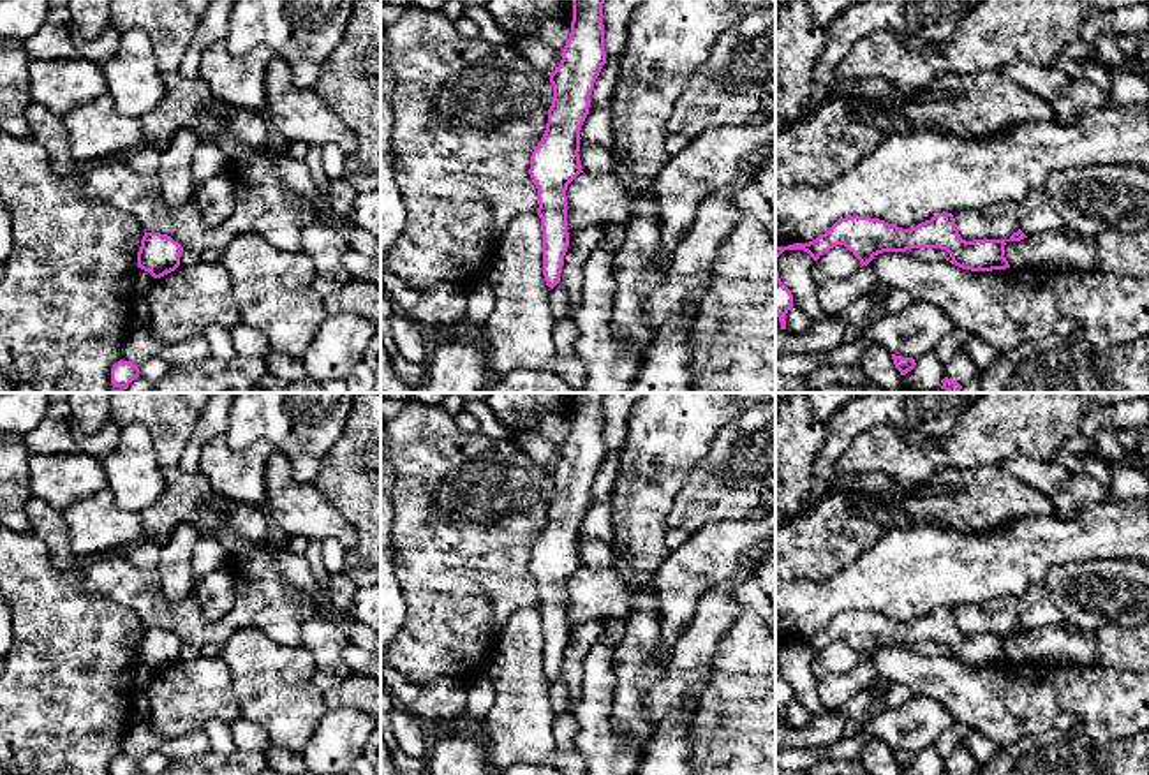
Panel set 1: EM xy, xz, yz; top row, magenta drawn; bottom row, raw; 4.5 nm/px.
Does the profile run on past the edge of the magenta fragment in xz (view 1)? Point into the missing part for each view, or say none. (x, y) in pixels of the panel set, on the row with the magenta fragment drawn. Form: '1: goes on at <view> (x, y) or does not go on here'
1: does not go on here

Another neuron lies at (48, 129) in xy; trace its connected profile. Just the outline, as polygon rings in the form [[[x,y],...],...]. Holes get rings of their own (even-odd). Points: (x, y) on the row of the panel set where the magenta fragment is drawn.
[[[30,102],[25,109],[25,120],[32,137],[46,150],[49,167],[55,173],[70,176],[81,171],[81,166],[72,159],[70,137],[62,116],[39,102]]]

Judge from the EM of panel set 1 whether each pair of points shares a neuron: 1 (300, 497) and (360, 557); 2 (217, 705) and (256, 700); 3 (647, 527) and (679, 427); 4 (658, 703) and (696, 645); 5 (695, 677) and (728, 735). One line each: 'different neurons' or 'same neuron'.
1: different neurons
2: different neurons
3: same neuron
4: same neuron
5: different neurons

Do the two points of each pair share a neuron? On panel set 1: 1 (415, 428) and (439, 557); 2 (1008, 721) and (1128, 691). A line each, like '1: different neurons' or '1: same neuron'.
1: same neuron
2: same neuron

